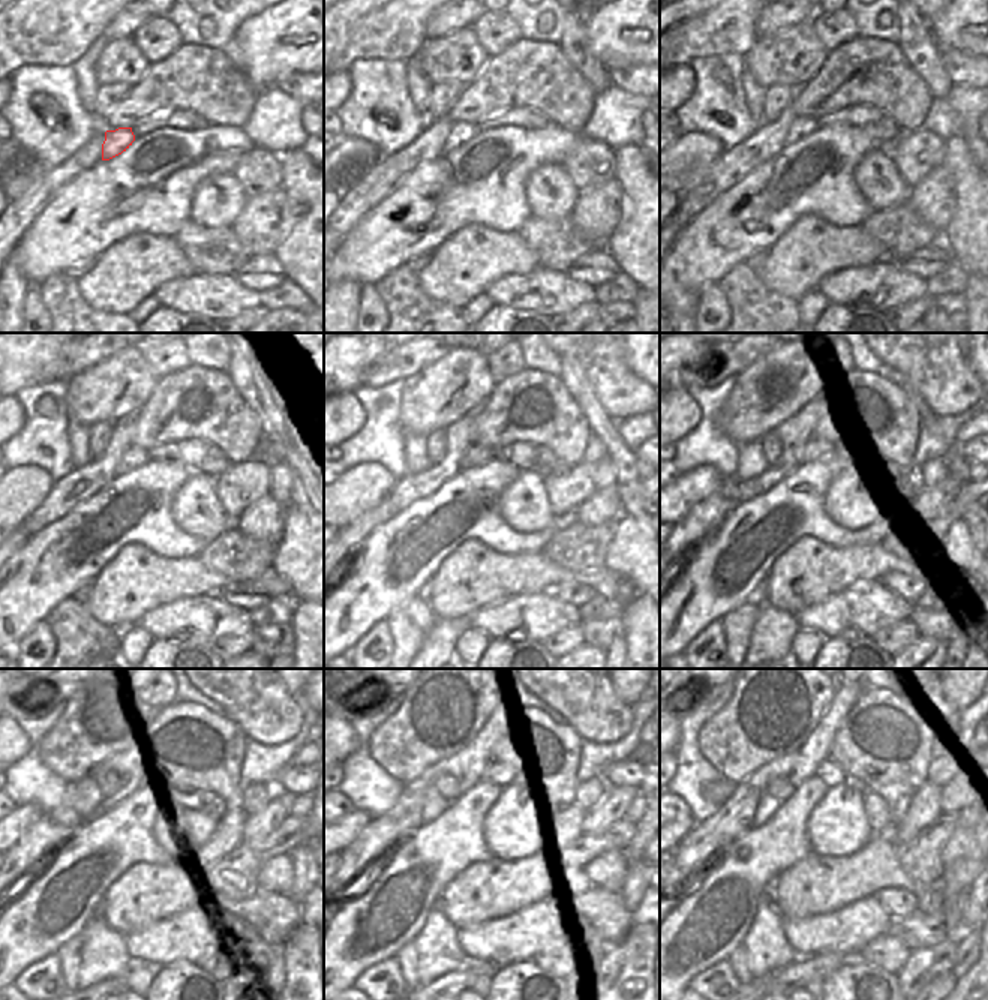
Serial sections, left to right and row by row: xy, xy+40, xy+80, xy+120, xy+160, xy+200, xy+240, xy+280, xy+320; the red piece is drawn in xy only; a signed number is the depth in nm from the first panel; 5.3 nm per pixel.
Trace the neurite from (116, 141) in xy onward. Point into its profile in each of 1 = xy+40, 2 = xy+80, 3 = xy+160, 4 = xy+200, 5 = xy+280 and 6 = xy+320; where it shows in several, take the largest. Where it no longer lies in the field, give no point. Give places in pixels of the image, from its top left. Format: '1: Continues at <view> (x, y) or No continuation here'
1: Continues at xy+40 (461, 132)
2: Continues at xy+80 (801, 126)
3: Continues at xy+160 (476, 455)
4: Continues at xy+200 (816, 449)
5: Continues at xy+280 (494, 772)
6: Continues at xy+320 (831, 774)

